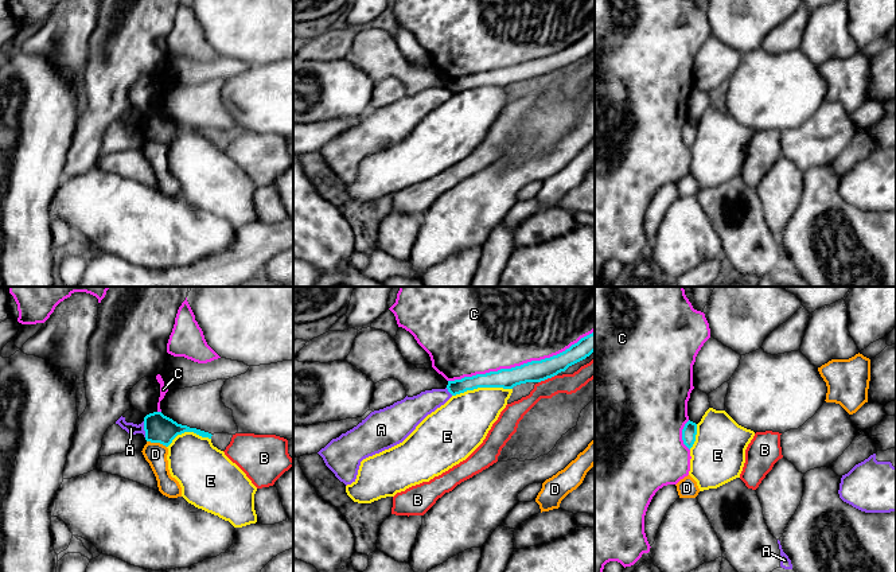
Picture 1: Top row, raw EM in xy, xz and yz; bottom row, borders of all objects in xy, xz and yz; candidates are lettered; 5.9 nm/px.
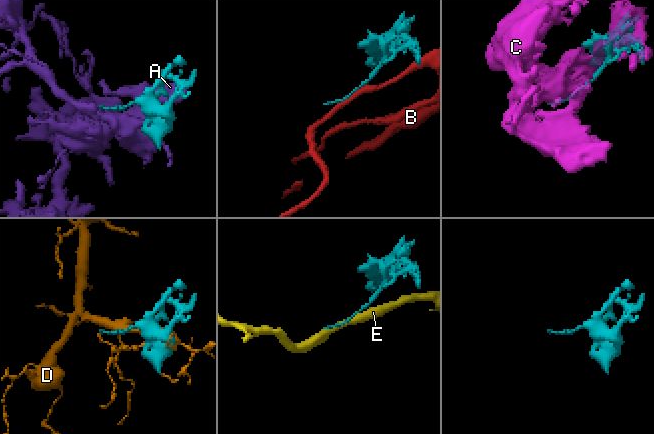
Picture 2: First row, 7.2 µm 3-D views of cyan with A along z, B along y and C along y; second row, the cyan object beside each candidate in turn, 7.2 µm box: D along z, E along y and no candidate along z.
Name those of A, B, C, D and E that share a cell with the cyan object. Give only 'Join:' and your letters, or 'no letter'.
Join: no letter

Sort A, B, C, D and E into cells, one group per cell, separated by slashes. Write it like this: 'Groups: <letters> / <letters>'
Groups: A / B / C / D / E

